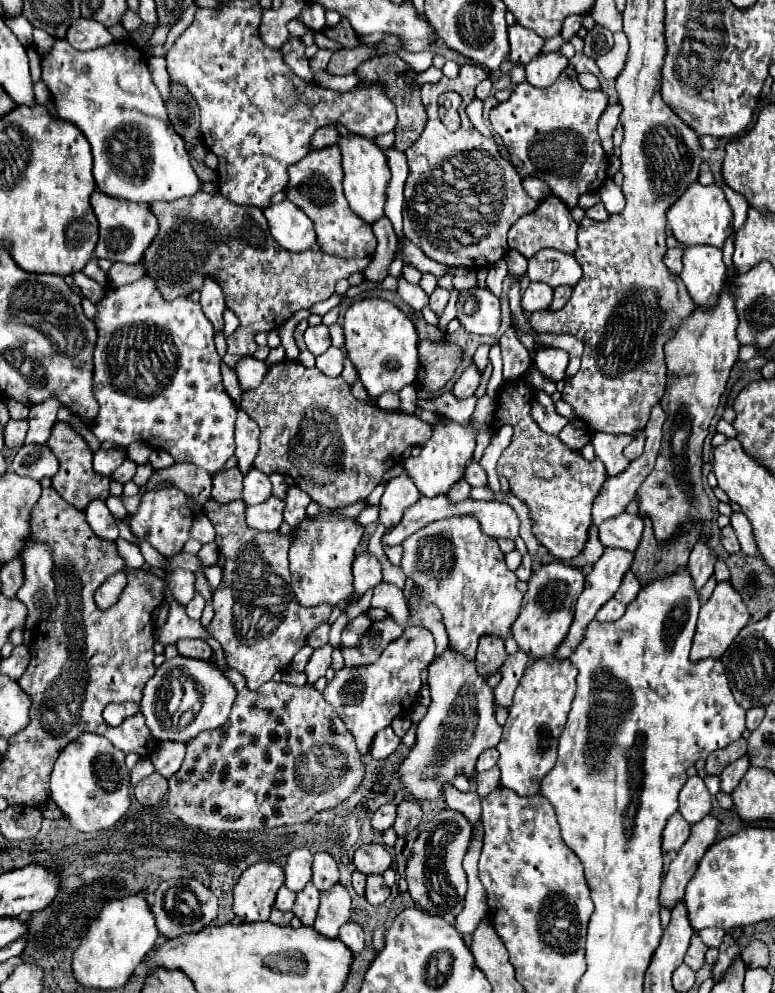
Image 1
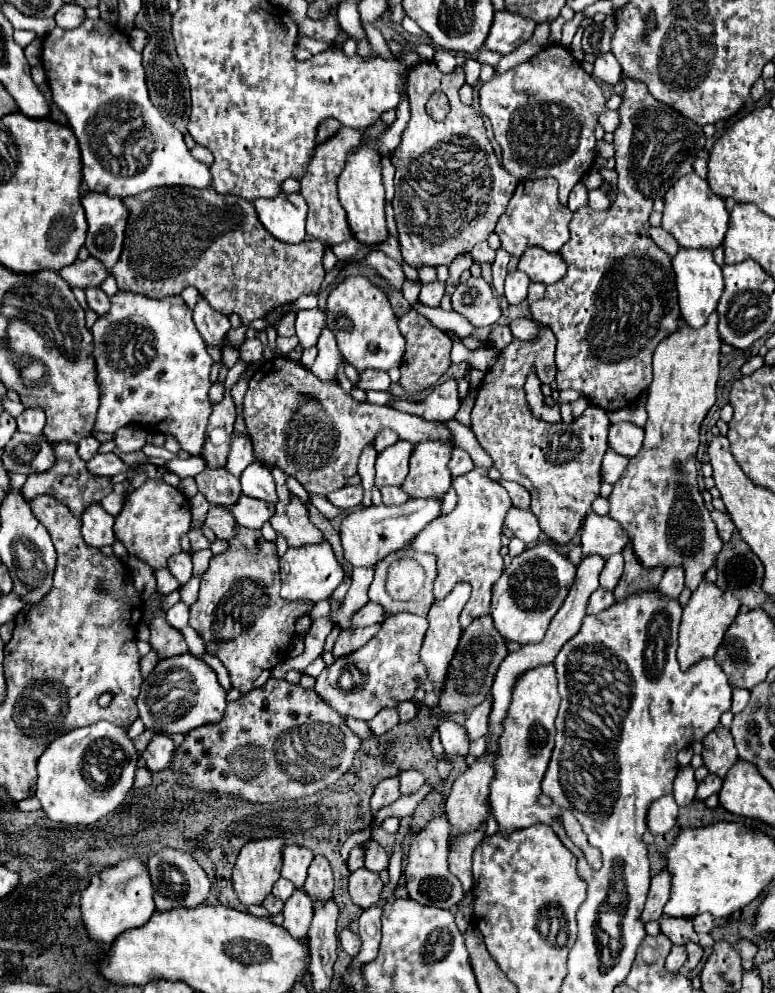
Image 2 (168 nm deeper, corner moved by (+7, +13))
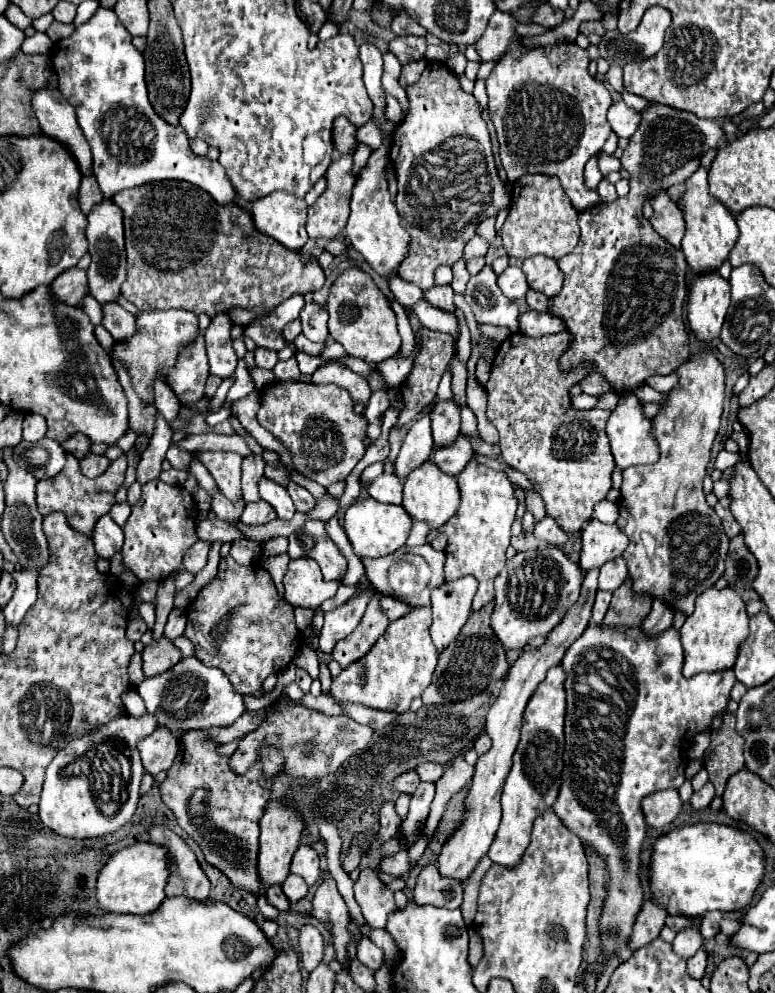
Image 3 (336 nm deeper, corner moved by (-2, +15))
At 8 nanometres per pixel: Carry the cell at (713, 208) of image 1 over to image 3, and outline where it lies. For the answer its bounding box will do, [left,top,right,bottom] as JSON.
[677,168,739,272]

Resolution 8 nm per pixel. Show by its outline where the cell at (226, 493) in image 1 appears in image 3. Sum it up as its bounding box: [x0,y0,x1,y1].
[211,488,245,522]

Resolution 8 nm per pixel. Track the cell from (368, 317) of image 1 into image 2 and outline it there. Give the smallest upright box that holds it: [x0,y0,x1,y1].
[326,276,406,372]

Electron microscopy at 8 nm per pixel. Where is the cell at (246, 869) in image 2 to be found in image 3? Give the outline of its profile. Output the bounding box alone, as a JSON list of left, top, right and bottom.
[257,802,303,920]

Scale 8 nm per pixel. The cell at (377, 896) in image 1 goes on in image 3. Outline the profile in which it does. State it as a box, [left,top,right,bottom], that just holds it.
[355,868,393,928]

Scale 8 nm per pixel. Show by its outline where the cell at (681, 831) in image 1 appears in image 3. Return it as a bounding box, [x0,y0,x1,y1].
[641,790,681,828]

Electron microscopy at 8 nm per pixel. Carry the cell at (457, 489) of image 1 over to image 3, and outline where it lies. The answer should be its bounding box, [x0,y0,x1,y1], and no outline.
[343,498,415,560]

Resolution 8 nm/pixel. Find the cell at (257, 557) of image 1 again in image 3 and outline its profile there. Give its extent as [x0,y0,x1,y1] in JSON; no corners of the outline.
[185,562,301,694]

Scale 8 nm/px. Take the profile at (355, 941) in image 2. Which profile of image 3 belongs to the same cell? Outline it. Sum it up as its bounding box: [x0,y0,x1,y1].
[357,936,383,970]

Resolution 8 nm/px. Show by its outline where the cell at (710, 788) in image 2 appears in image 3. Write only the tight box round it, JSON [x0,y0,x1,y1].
[691,782,715,810]

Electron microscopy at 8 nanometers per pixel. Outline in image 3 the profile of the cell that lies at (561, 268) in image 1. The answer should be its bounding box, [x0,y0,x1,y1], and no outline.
[521,254,565,298]

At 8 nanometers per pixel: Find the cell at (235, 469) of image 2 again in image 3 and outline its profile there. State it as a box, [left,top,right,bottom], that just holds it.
[243,454,265,502]

